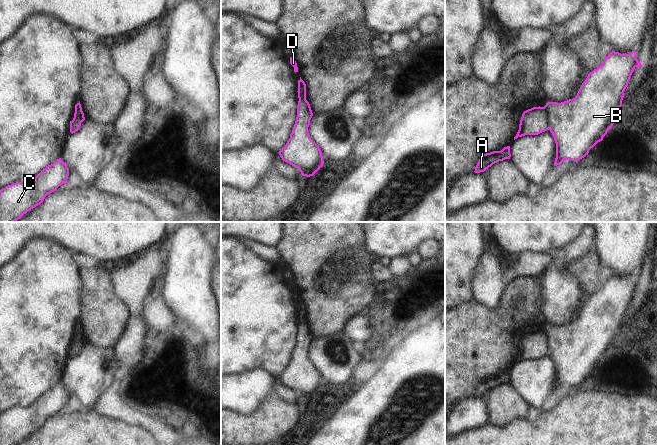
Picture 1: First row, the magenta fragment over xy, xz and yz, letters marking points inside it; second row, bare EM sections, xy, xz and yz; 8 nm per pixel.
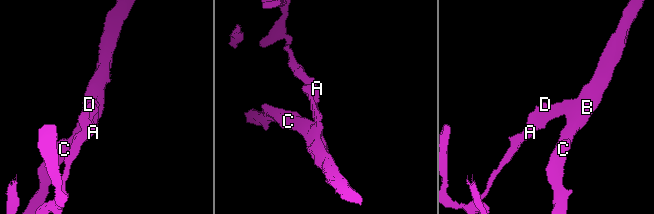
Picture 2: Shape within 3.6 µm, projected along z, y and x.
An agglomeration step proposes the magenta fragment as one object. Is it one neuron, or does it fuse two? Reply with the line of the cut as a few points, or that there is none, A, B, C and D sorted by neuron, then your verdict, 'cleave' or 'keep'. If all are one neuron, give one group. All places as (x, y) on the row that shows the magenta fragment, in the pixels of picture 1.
cut in yz along (544, 106), (547, 112), (547, 123), (550, 128); A D / B C; cleave

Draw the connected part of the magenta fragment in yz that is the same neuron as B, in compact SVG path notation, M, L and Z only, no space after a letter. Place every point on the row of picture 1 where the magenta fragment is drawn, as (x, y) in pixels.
M612 52L603 63L590 72L573 99L557 103L548 102L544 106L548 114L548 124L556 143L554 166L566 159L578 162L588 155L589 150L603 140L608 130L619 118L624 91L634 69L642 64L636 59L637 52L629 54Z

